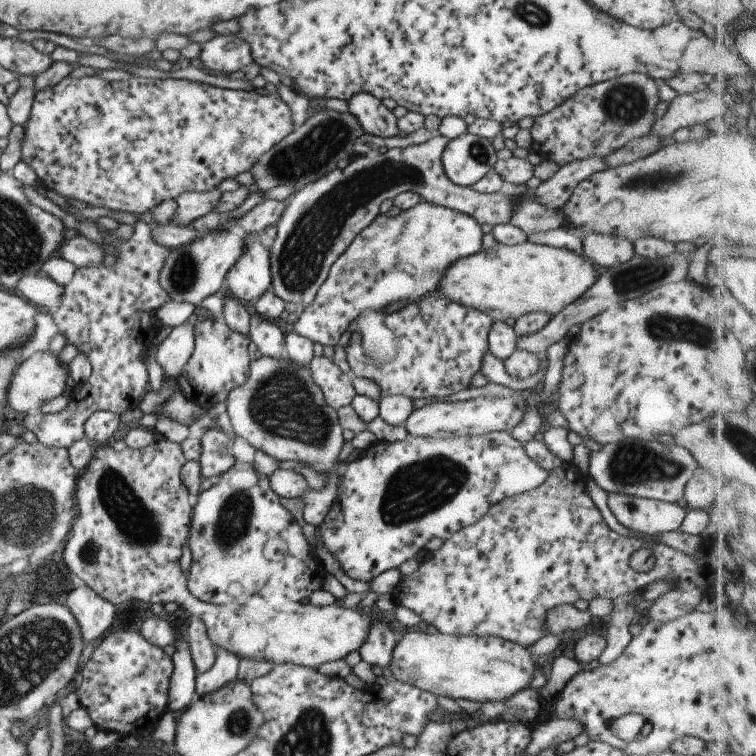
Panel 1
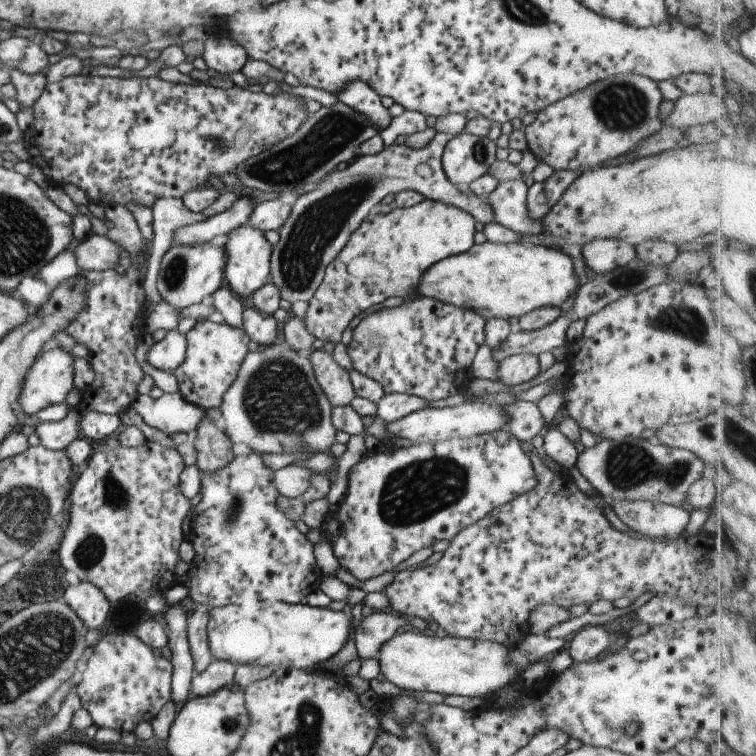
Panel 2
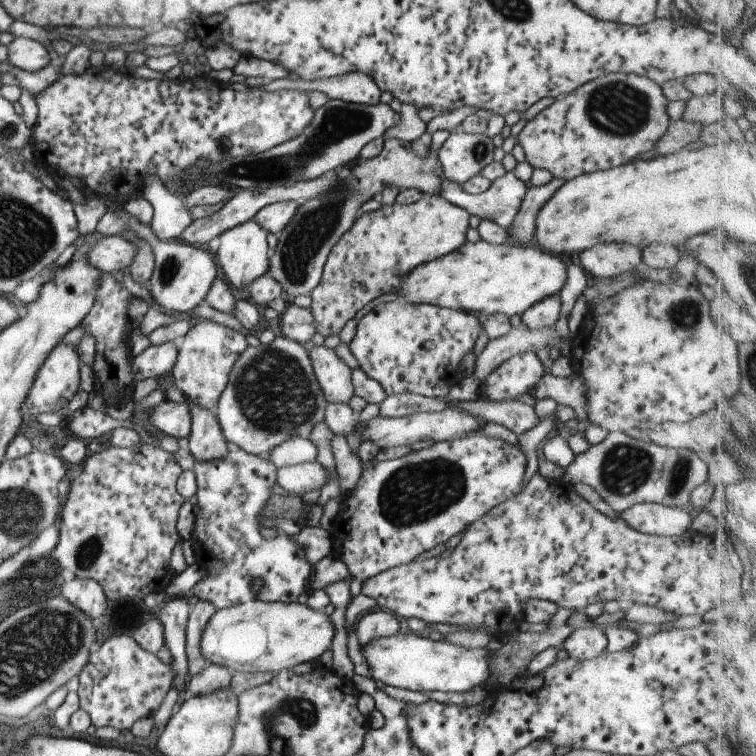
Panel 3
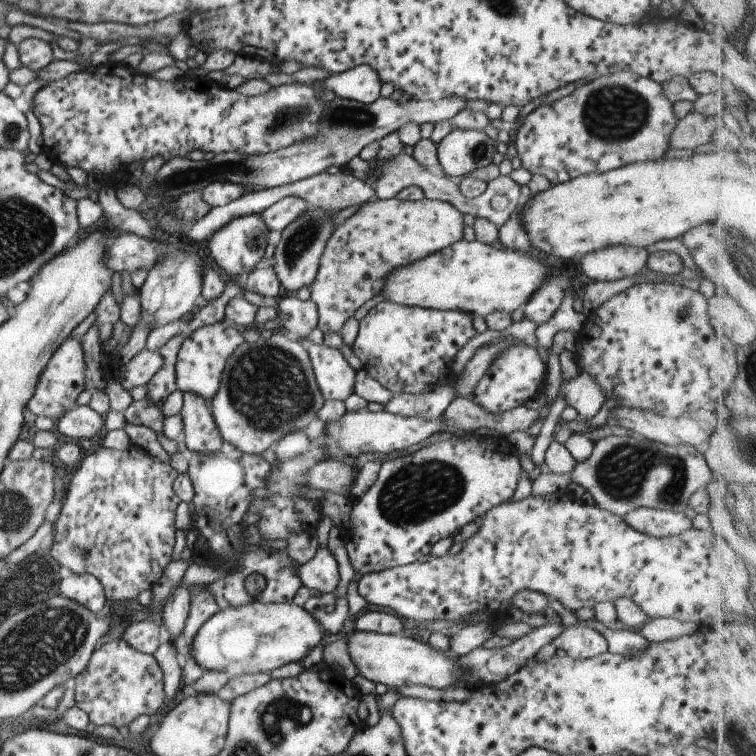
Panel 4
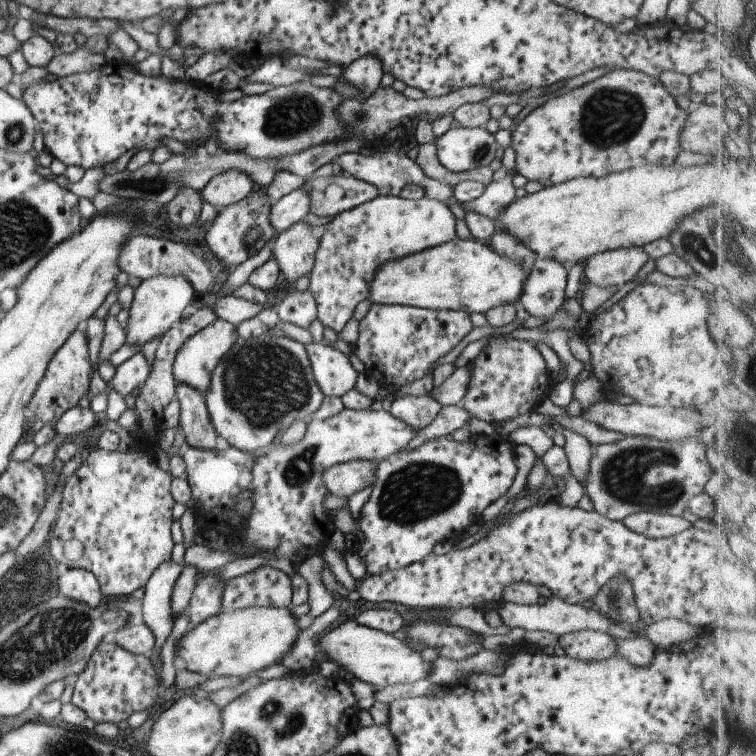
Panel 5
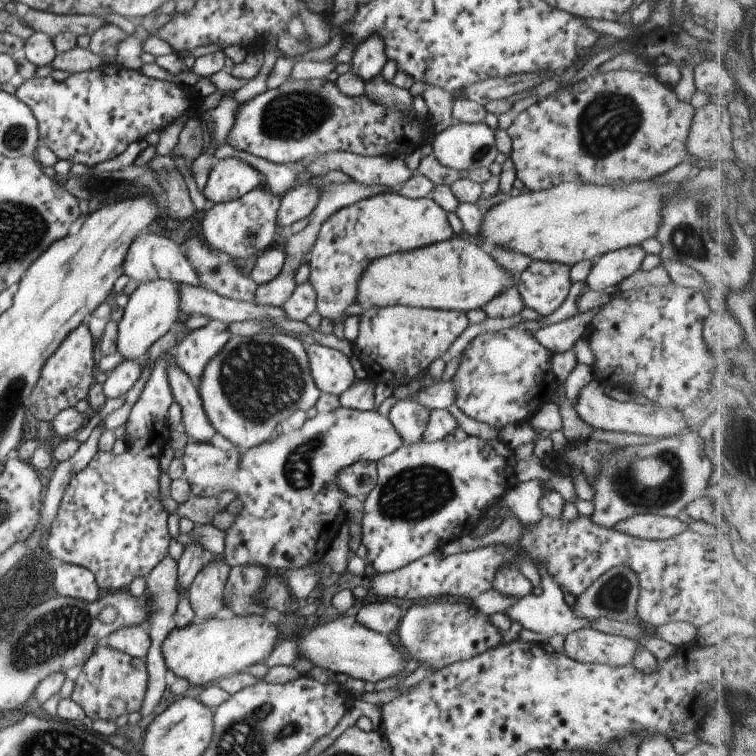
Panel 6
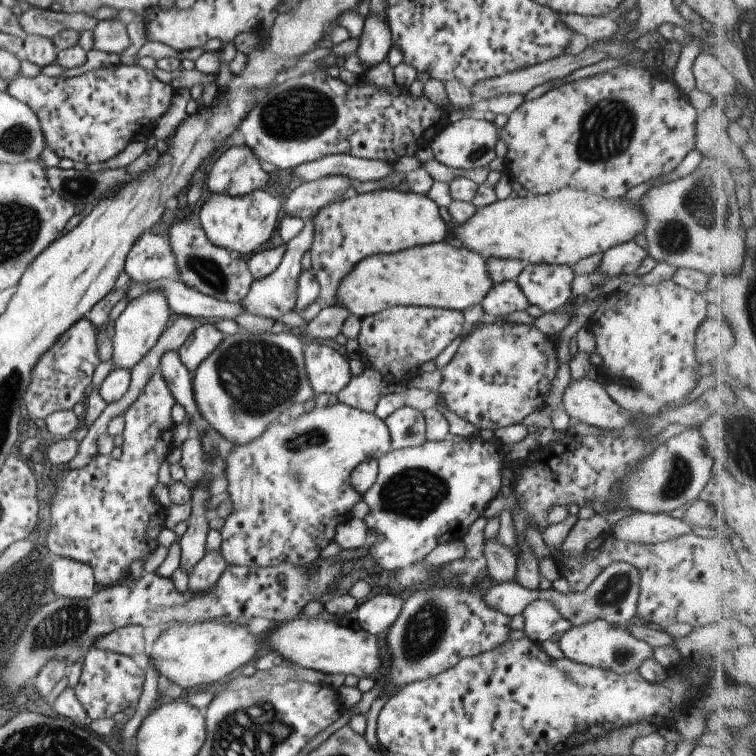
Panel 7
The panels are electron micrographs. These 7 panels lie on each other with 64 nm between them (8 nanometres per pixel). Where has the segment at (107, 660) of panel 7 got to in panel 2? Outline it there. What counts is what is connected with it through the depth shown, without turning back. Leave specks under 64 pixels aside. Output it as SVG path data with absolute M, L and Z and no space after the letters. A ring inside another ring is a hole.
M109 633L98 641L86 656L85 669L75 692L81 706L91 717L97 728L115 729L117 732L133 732L138 722L150 722L165 702L170 700L170 660L161 657L159 649L149 648L134 634L114 635Z

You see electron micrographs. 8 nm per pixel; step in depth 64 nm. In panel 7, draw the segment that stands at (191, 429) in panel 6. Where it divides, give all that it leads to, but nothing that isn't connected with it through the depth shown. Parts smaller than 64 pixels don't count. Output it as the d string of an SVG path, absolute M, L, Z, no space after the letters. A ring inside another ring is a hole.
M169 349L160 354L157 372L164 378L174 402L183 407L185 416L197 414L190 385L191 373L182 365L176 350Z

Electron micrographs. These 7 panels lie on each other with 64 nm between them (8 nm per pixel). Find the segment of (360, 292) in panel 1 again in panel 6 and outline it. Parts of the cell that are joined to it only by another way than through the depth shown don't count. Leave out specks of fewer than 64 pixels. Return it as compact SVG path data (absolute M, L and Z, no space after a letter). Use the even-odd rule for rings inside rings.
M384 190L349 206L338 208L319 225L316 239L309 249L308 279L316 294L320 318L334 322L333 334L343 340L344 310L354 303L359 275L373 259L410 251L447 240L451 229L445 211L431 198L410 199L395 190Z

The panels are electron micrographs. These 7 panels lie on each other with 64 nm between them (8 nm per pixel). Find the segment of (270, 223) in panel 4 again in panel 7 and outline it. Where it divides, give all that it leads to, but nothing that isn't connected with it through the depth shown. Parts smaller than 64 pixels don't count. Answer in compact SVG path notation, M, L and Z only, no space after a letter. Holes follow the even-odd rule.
M329 175L300 183L286 195L284 213L302 220L309 219L321 207L351 194L349 184L351 179L345 175Z

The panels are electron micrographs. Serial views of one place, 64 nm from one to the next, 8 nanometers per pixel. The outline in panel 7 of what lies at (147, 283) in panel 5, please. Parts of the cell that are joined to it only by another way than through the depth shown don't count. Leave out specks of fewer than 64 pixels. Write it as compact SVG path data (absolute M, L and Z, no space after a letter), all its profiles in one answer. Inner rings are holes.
M152 289L127 302L124 310L114 321L110 342L111 360L117 369L130 370L151 350L157 342L163 322L169 316L170 308L158 289Z

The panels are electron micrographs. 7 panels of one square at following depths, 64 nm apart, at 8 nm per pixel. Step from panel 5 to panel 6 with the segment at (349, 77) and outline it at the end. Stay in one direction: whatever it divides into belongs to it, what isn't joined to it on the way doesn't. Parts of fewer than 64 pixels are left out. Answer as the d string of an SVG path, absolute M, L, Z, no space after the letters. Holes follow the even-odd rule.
M371 33L356 44L350 70L366 84L380 72L386 61L382 38L377 33Z

